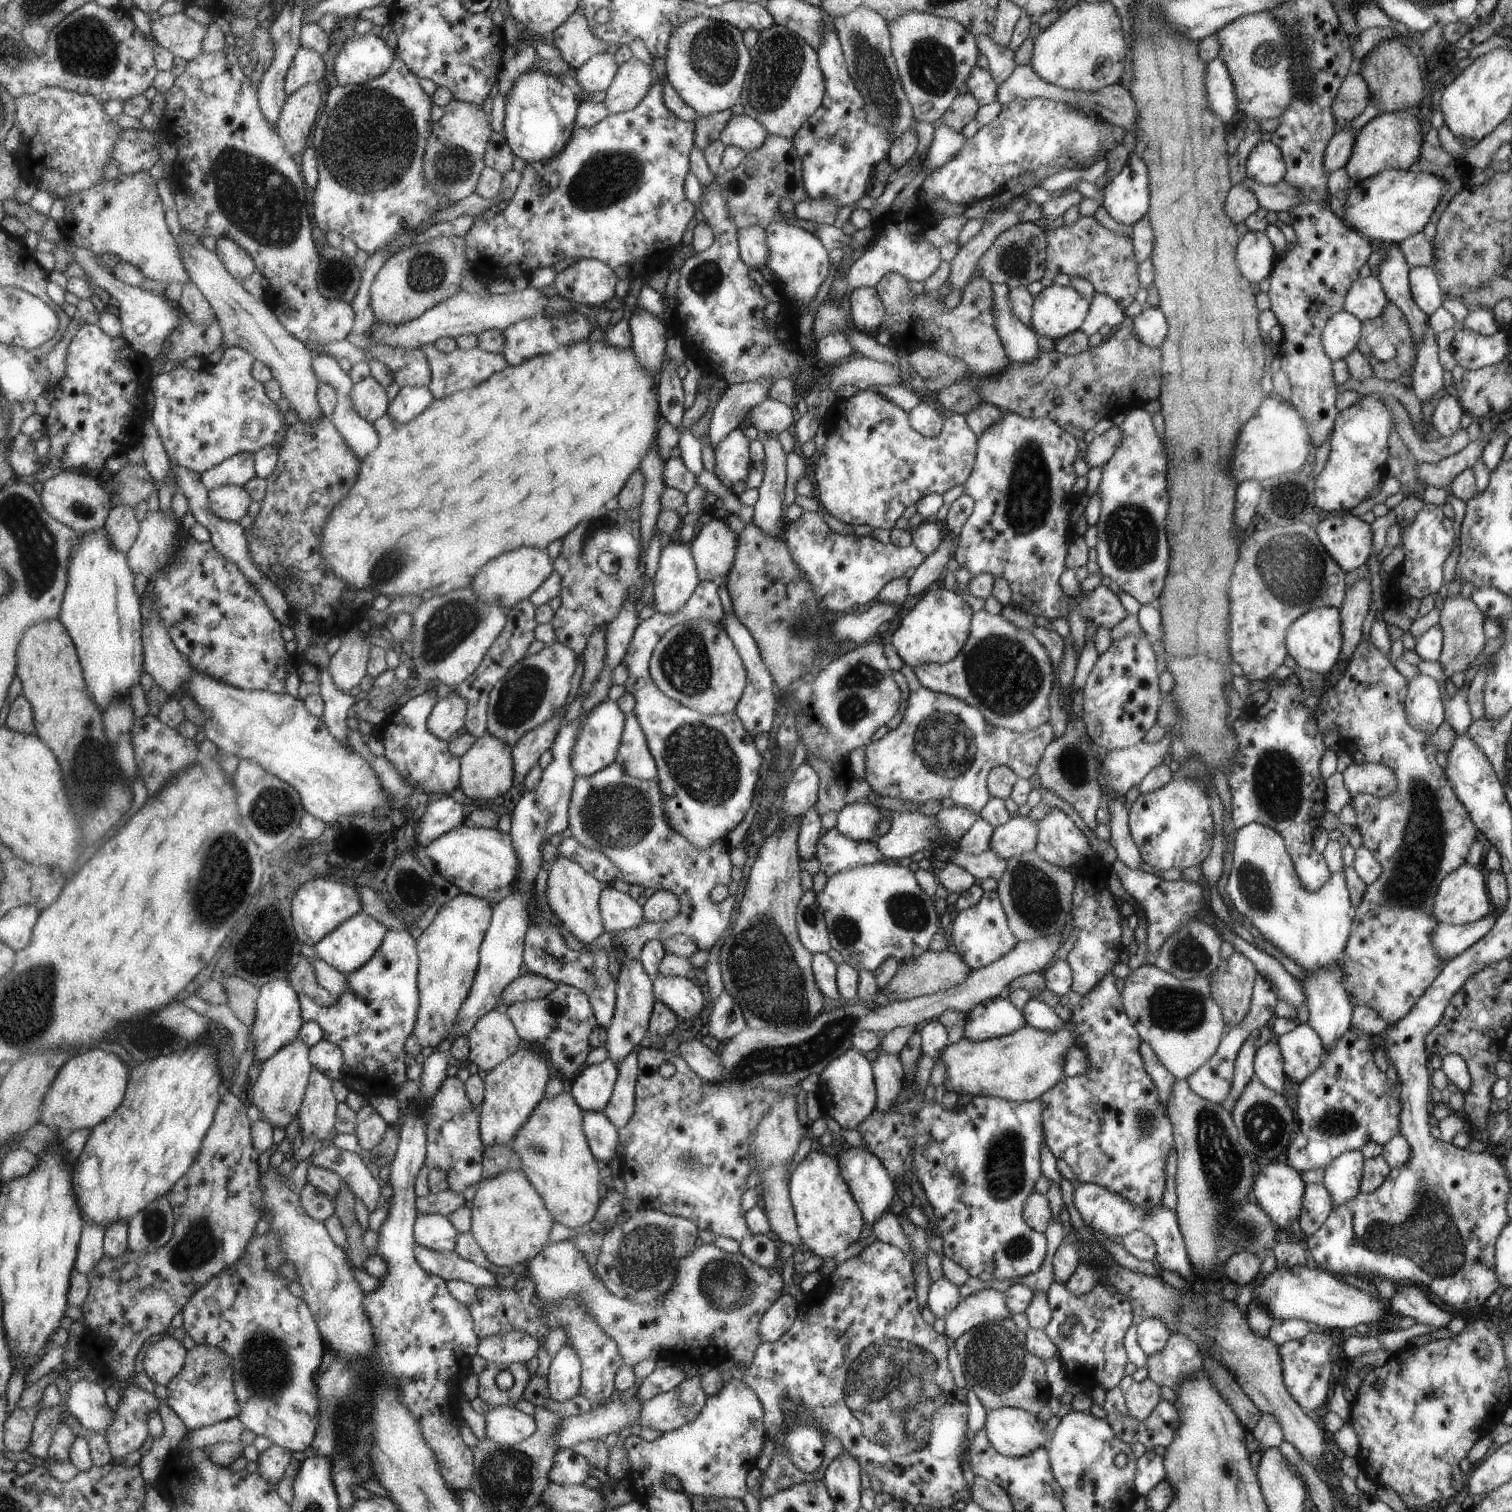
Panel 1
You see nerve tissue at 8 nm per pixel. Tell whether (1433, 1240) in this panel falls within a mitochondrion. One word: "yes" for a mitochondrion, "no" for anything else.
yes

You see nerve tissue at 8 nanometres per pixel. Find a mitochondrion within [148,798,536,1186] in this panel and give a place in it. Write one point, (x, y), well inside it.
(226, 869)

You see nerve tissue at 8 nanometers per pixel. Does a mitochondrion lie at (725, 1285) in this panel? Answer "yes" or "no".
yes

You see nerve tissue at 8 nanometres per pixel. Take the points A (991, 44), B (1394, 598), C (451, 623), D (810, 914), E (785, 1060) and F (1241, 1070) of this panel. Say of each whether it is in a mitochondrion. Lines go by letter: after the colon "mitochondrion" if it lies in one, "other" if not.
A: other
B: other
C: mitochondrion
D: mitochondrion
E: mitochondrion
F: other

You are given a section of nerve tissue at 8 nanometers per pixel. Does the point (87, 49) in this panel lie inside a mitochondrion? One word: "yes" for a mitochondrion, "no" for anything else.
yes

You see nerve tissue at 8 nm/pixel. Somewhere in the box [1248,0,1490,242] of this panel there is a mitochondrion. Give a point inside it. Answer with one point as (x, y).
(1309, 89)

